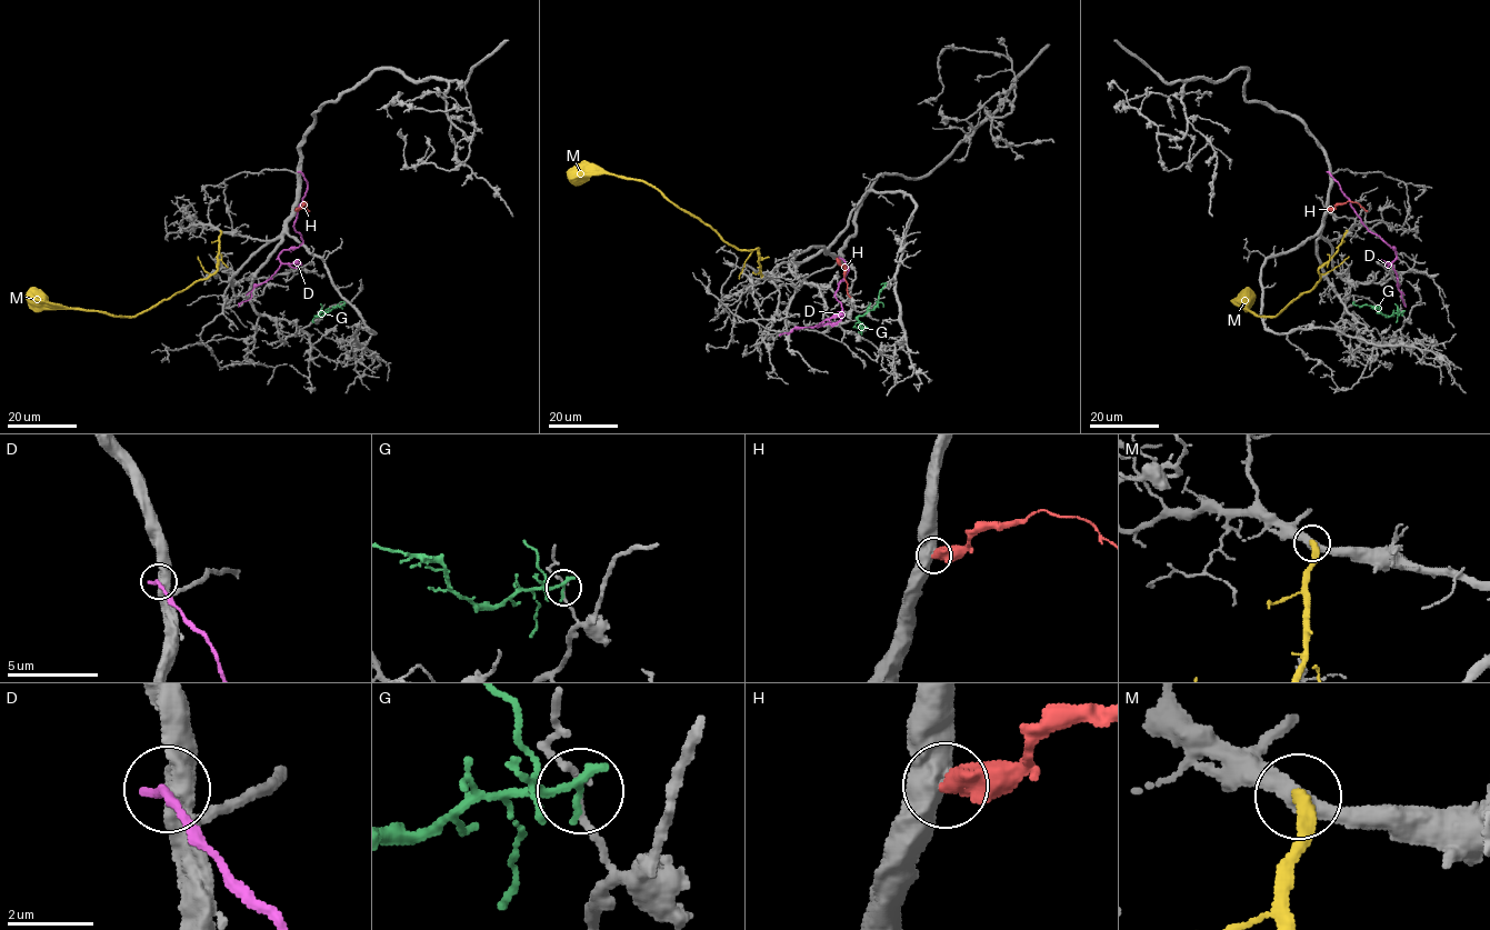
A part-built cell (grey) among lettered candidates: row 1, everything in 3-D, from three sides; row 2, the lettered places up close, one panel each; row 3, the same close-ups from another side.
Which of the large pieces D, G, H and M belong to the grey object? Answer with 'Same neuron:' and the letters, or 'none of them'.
Same neuron: none of them

